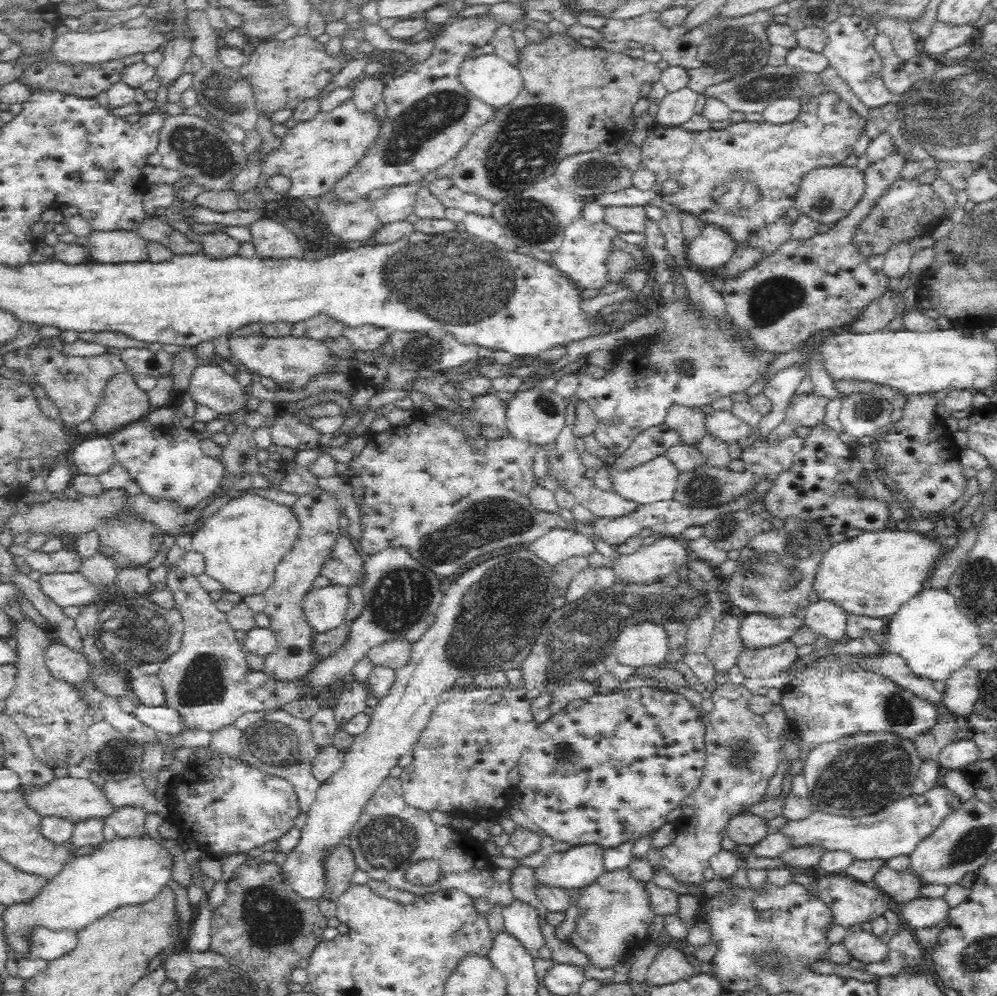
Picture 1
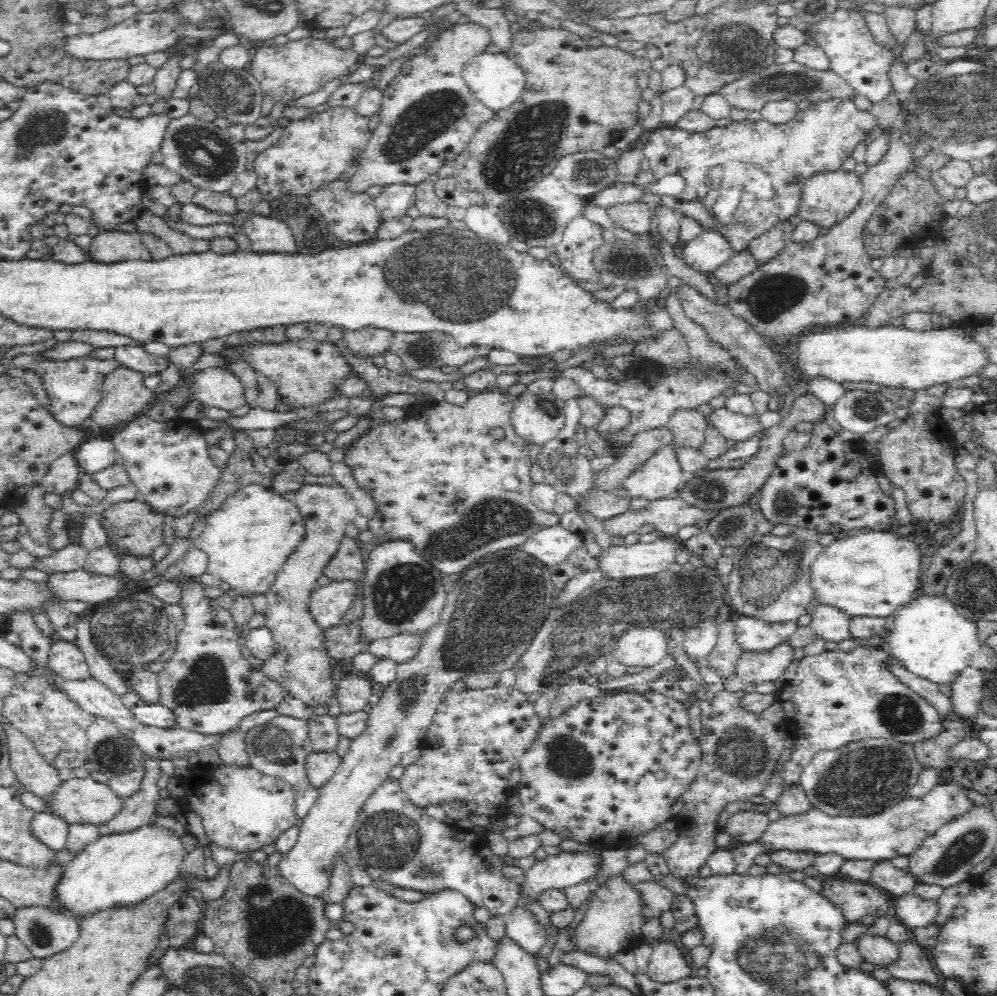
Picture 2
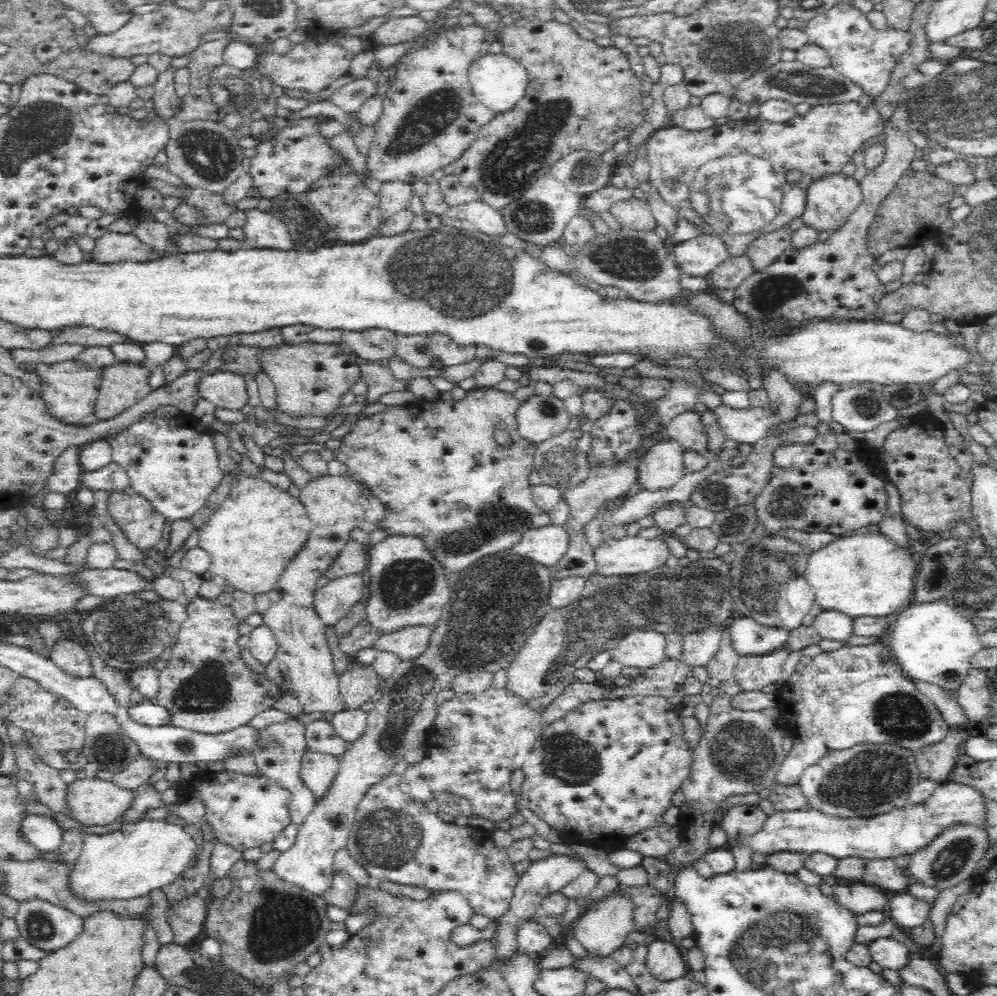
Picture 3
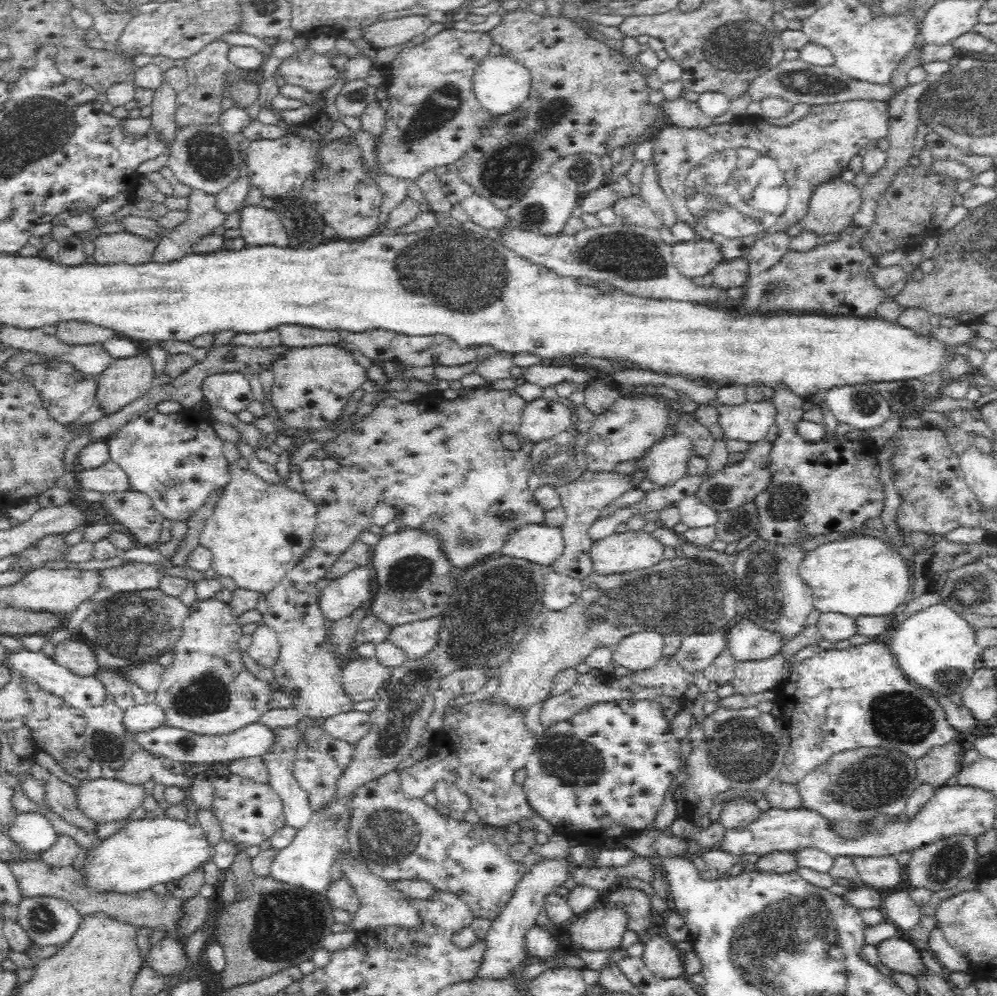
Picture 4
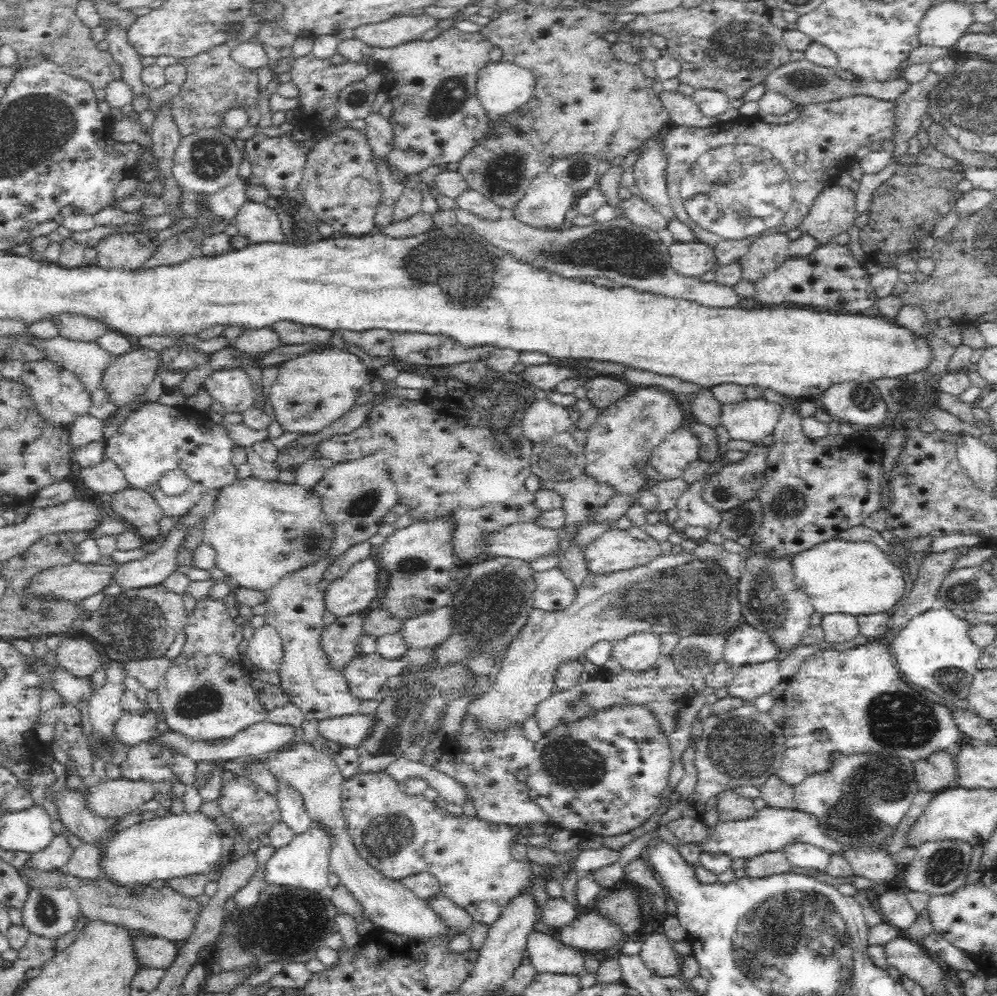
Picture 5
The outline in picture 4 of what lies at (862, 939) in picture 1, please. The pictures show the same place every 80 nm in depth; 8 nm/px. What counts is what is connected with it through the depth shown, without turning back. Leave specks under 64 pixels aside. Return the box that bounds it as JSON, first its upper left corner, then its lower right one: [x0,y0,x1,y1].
[877,934,932,980]

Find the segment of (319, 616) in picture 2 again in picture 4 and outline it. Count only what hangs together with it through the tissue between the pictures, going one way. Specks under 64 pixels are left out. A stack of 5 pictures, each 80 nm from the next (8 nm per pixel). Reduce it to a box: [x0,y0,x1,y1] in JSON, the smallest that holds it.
[319,563,373,621]

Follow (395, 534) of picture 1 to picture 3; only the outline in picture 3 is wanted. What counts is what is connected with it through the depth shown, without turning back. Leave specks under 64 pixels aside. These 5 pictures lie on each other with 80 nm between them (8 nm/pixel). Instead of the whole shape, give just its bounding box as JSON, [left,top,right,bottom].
[333,387,548,572]

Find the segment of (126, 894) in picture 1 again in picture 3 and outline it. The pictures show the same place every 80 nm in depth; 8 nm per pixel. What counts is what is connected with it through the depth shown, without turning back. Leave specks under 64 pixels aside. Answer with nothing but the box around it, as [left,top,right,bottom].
[71,818,198,900]

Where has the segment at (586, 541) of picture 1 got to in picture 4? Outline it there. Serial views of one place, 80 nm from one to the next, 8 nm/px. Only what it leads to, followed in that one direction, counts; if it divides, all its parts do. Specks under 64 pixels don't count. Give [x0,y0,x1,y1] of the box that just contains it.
[500,524,564,565]

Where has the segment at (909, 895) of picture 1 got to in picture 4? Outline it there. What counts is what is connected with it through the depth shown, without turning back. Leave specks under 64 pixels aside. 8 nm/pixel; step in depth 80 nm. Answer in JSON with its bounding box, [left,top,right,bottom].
[851,855,904,889]

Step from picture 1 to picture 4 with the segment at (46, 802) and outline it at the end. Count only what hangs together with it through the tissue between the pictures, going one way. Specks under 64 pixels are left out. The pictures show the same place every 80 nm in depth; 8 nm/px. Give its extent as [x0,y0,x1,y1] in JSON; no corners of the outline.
[77,778,150,823]

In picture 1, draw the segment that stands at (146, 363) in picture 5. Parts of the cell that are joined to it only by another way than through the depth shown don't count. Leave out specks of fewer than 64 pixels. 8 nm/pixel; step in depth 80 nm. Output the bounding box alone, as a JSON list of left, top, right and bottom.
[89,372,152,433]

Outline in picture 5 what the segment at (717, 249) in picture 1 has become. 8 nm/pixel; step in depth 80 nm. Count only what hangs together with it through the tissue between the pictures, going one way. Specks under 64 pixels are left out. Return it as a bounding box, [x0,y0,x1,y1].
[667,240,715,277]

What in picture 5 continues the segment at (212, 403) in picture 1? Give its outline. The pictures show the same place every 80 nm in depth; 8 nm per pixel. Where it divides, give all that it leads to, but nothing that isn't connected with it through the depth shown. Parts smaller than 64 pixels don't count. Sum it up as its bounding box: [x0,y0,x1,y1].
[203,367,255,414]

